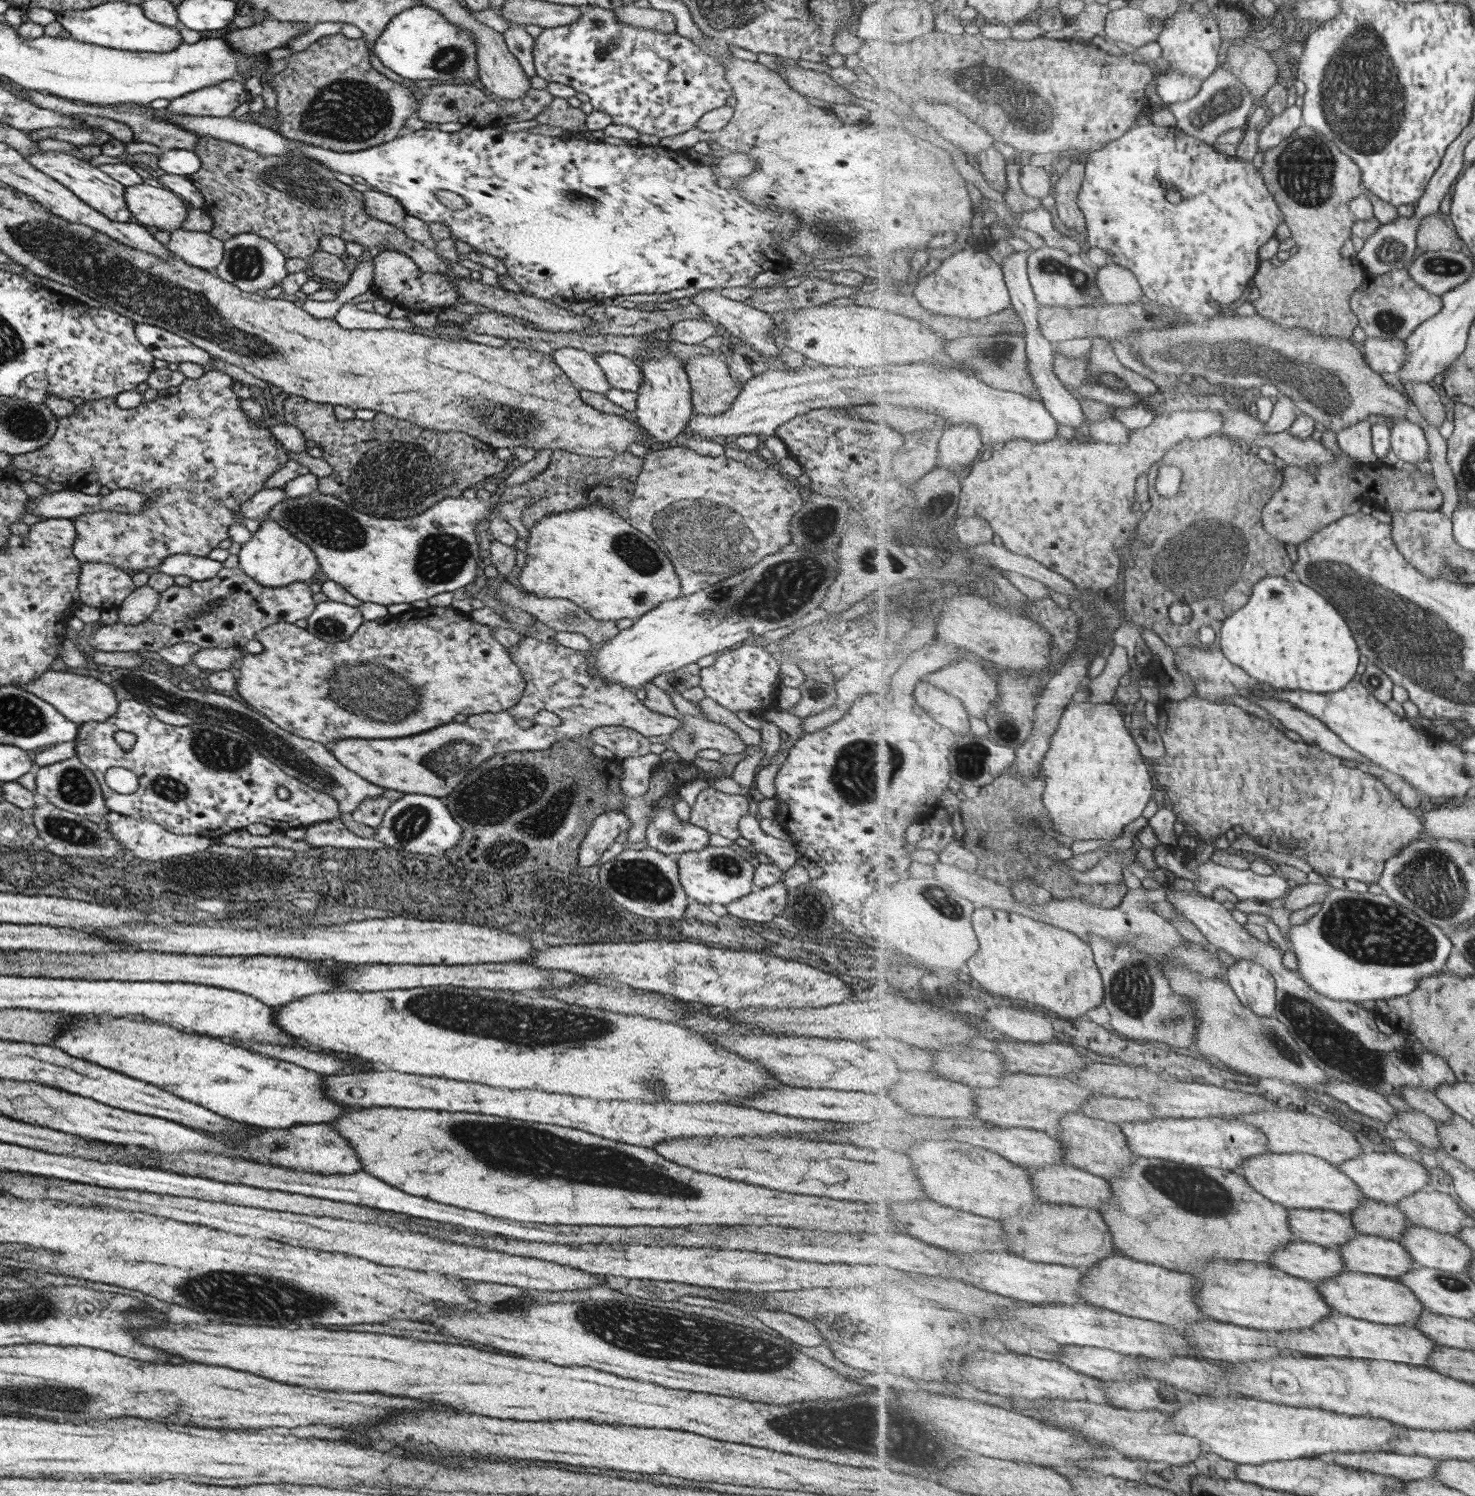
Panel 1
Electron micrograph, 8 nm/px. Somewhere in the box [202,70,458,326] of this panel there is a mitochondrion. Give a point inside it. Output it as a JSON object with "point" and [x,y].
{"point":[349,111]}

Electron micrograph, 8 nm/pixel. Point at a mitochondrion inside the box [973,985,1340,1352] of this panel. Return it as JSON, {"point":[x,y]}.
{"point":[1194,1190]}

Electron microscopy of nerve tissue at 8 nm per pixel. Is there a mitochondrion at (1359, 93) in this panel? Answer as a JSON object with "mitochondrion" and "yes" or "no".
{"mitochondrion":"yes"}

